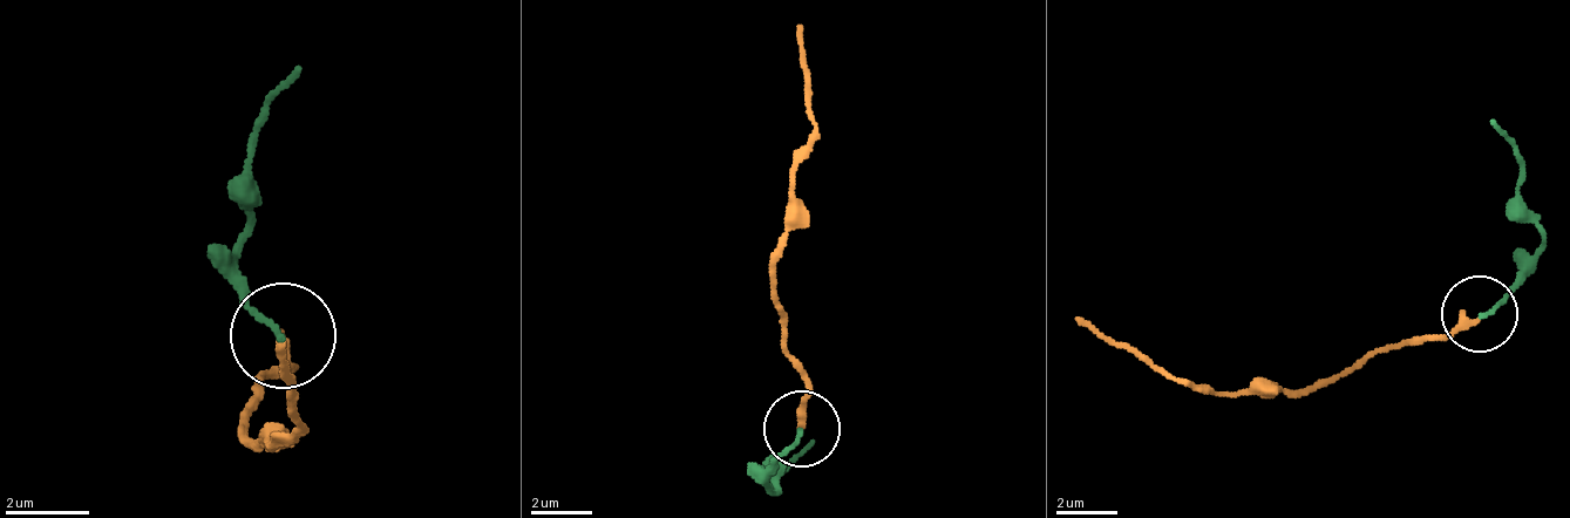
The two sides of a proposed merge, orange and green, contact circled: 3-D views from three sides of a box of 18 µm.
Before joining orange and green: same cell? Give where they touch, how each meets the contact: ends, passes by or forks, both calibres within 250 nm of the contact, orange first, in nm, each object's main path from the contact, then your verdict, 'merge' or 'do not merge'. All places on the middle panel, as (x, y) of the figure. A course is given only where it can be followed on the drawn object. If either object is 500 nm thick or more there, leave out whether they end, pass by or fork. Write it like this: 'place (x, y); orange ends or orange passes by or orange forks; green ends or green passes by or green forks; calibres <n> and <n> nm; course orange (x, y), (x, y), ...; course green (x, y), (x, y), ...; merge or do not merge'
place (801, 428); orange ends; green ends; calibres 280 and 130 nm; course orange (800, 430), (807, 369), (784, 346), (776, 263), (792, 202), (792, 163), (815, 117), (800, 26); course green (800, 430), (768, 468), (776, 491), (776, 468), (784, 468), (815, 437); do not merge

